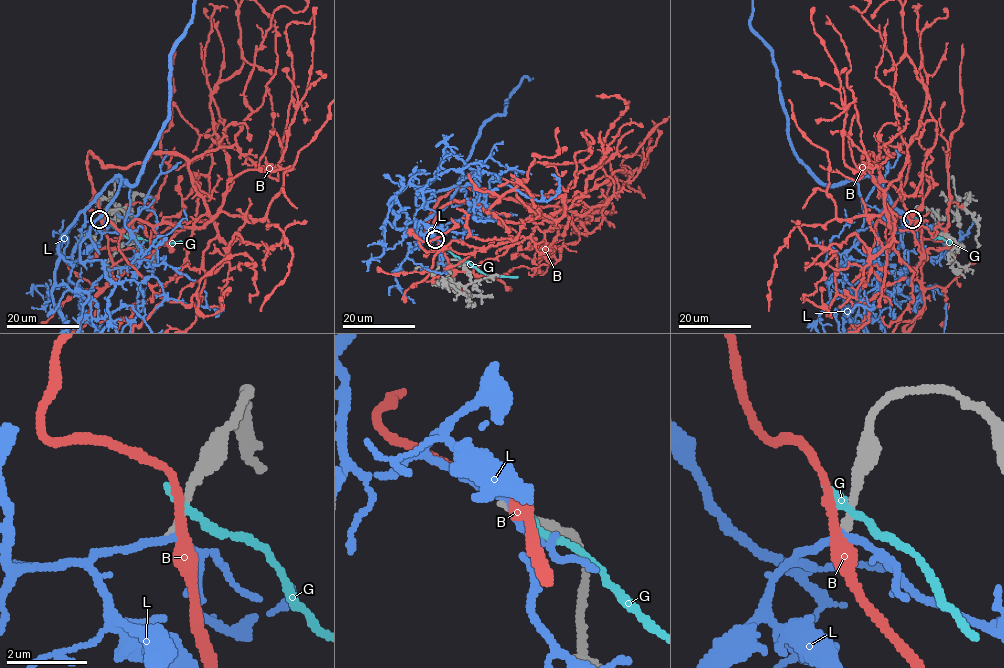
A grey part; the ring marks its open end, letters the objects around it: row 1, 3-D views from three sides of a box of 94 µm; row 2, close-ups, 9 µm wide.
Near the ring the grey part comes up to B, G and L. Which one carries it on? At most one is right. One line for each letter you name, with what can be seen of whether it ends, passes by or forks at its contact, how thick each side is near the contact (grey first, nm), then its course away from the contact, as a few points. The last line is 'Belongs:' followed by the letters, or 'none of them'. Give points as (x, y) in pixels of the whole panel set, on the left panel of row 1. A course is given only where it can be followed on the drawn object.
Belongs: none of them

